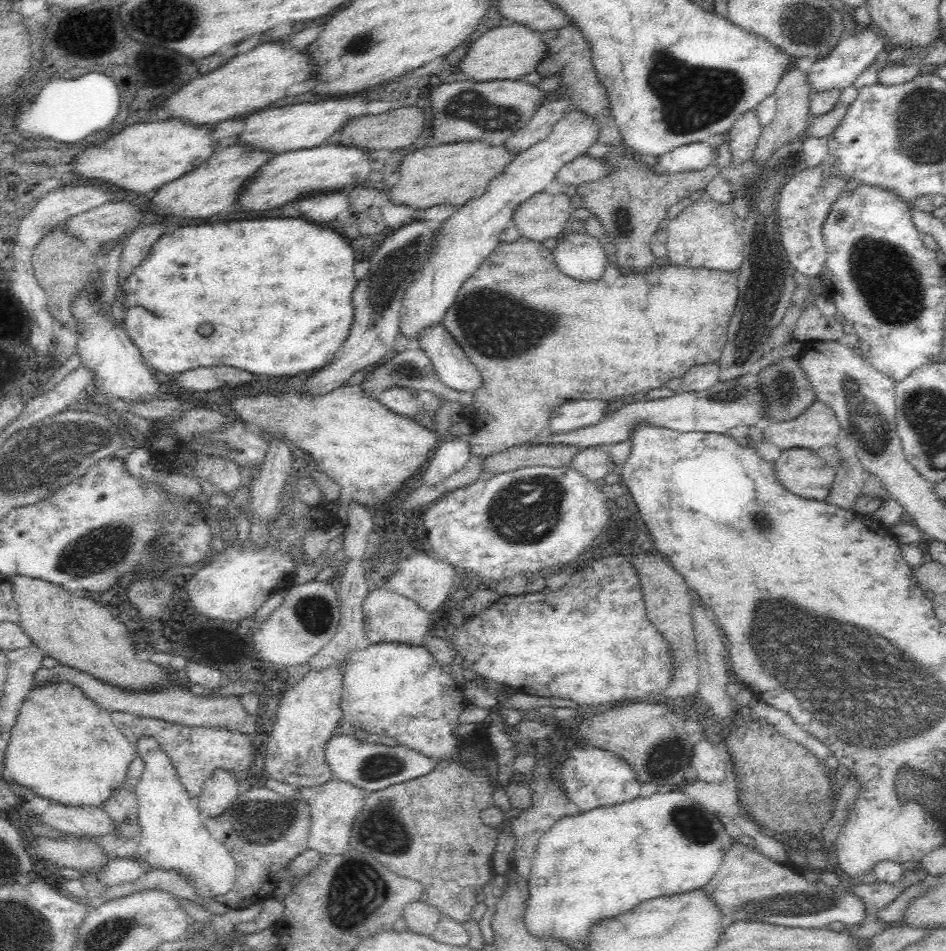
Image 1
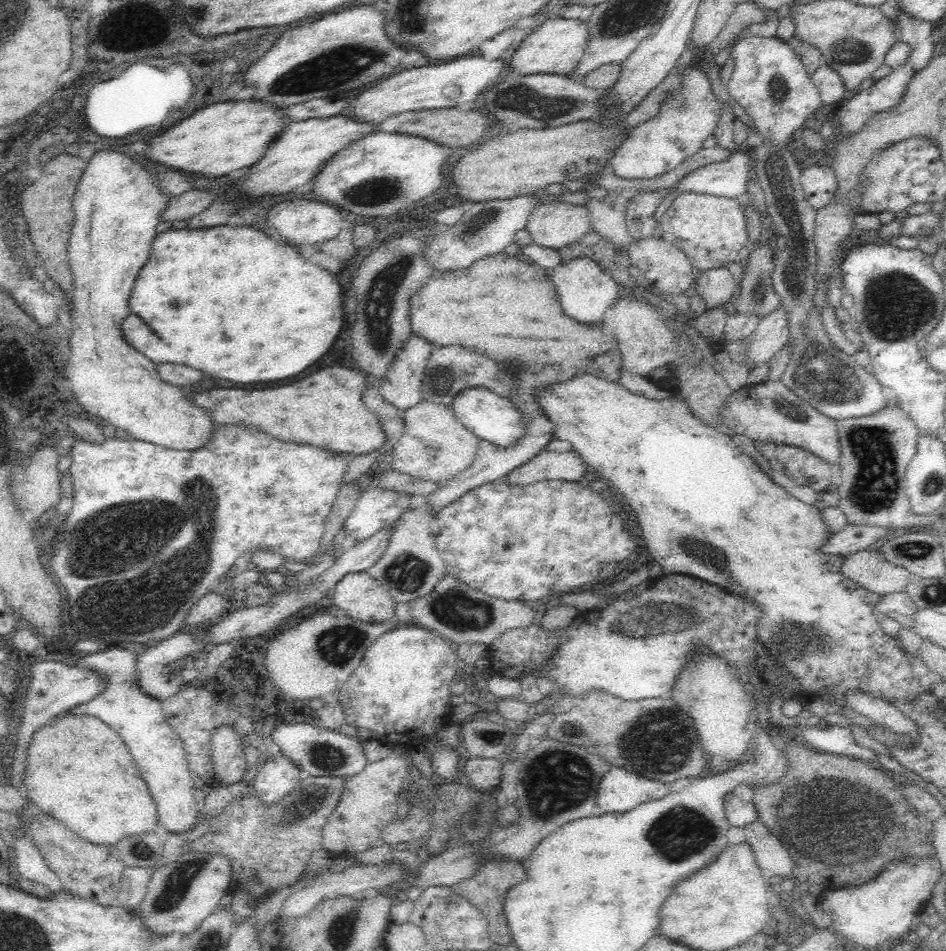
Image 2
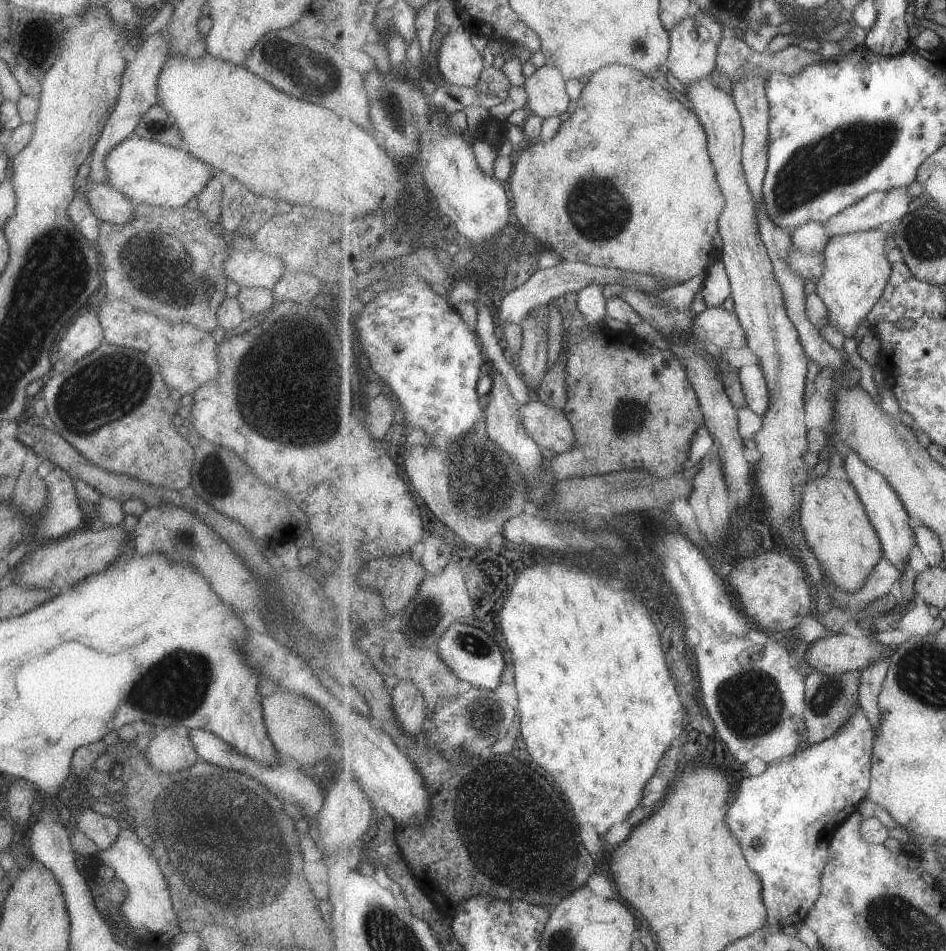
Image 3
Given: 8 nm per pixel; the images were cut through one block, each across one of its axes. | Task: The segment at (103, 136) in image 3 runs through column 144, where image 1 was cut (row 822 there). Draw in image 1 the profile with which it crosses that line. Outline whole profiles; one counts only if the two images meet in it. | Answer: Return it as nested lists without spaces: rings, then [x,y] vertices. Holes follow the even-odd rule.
[[[52,802],[44,813],[39,814],[40,822],[52,826],[65,834],[89,834],[104,836],[114,832],[114,823],[103,808],[95,806],[66,806]]]

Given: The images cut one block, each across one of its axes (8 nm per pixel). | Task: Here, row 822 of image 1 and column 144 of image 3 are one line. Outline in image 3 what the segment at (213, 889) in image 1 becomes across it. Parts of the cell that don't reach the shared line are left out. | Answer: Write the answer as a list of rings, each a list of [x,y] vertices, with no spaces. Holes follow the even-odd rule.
[[[129,137],[105,153],[106,183],[133,203],[176,209],[185,207],[213,176],[213,168],[184,148],[176,149],[141,137]]]

